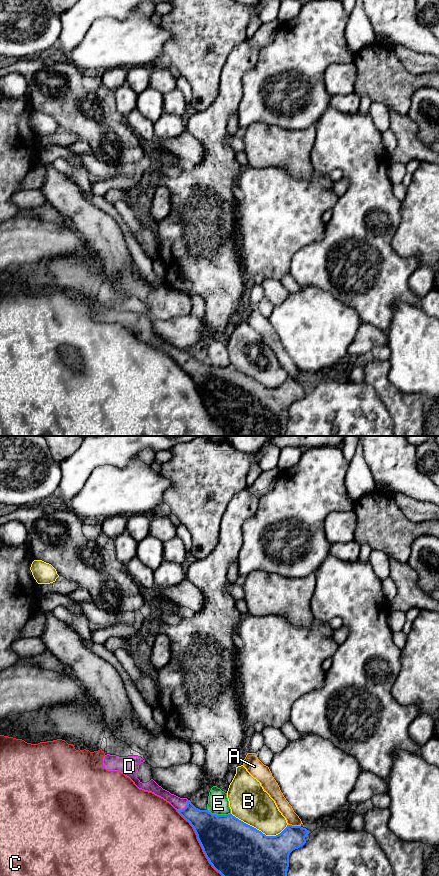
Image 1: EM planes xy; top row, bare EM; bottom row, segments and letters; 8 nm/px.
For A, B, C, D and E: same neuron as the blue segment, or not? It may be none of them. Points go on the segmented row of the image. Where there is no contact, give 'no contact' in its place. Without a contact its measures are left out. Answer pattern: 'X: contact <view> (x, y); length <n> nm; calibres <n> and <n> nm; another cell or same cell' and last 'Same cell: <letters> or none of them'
A: contact xy (294, 826); length 110 nm; calibres 240 and 100 nm; another cell
B: contact xy (258, 830); length 460 nm; calibres 440 and 320 nm; another cell
C: contact xy (199, 842); length 650 nm; calibres 440 and 480 nm; another cell
D: contact xy (184, 808); length 130 nm; calibres 220 and 100 nm; same cell
E: contact xy (219, 815); length 200 nm; calibres 420 and 170 nm; another cell
Same cell: D

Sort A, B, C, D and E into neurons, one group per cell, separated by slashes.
A / B / C / D / E

